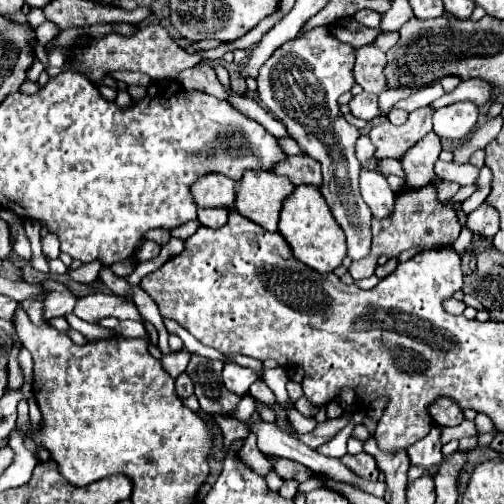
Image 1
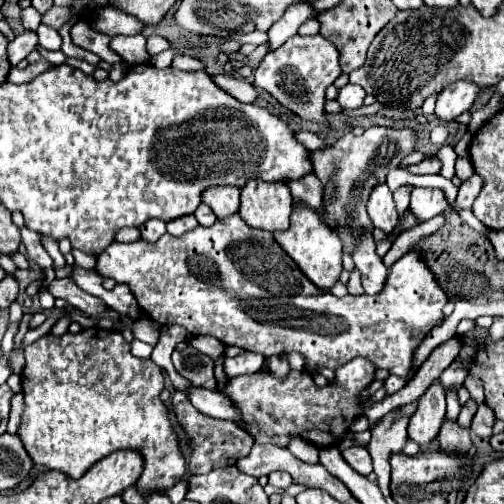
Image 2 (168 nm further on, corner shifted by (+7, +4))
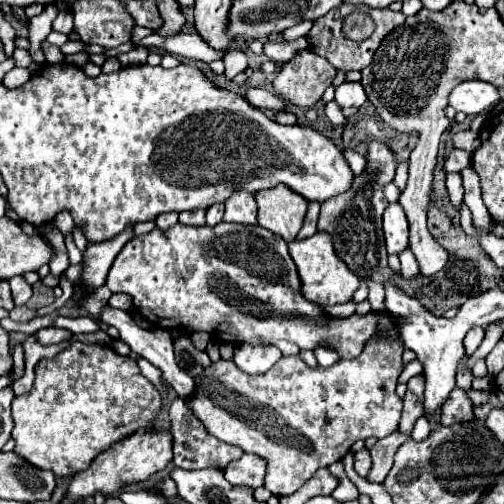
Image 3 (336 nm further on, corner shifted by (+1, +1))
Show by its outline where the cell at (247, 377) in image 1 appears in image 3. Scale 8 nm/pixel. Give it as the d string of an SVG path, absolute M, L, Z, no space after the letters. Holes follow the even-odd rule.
M238 345L234 349L234 363L238 369L250 375L266 373L278 359L282 357L278 347L262 347L262 345Z

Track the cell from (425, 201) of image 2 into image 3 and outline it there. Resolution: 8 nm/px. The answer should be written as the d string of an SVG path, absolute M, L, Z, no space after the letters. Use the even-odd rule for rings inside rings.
M406 249L402 255L400 255L400 261L402 261L402 275L404 279L414 279L420 275L420 267L418 267L418 261L414 259L412 251Z

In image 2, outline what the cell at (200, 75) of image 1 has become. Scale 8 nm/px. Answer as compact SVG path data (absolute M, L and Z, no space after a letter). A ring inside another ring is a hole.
M216 74L216 76L212 76L212 80L216 80L216 84L224 90L224 92L228 92L228 94L232 94L236 100L240 100L240 102L254 102L256 100L256 88L250 84L250 82L246 82L244 78L234 78L234 76L226 76L226 74Z

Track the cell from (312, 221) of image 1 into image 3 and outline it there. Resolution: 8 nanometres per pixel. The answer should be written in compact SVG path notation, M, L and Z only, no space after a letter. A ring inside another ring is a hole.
M316 233L308 239L292 241L288 247L290 247L290 257L294 259L298 269L298 277L302 281L302 295L308 301L328 307L328 305L346 303L352 299L356 289L360 287L360 279L342 263L342 259L336 257L328 233Z

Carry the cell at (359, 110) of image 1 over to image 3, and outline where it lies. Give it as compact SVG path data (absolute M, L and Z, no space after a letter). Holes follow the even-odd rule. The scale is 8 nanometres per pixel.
M344 81L342 85L336 87L336 103L340 107L360 107L364 105L366 101L366 93L362 89L360 83L350 83L350 81Z

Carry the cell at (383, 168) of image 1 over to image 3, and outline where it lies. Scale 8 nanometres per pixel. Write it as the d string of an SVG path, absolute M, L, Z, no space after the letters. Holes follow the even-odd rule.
M454 149L445 160L444 170L446 173L459 173L465 167L471 165L472 155L462 149Z

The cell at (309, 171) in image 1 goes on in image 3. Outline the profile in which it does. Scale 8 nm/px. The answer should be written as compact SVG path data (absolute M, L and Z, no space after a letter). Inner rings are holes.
M310 201L310 205L308 205L308 215L306 215L304 225L302 225L302 229L300 229L300 233L298 233L298 237L296 237L296 239L306 239L306 237L310 237L310 235L314 235L314 233L316 233L318 211L320 211L320 203Z

